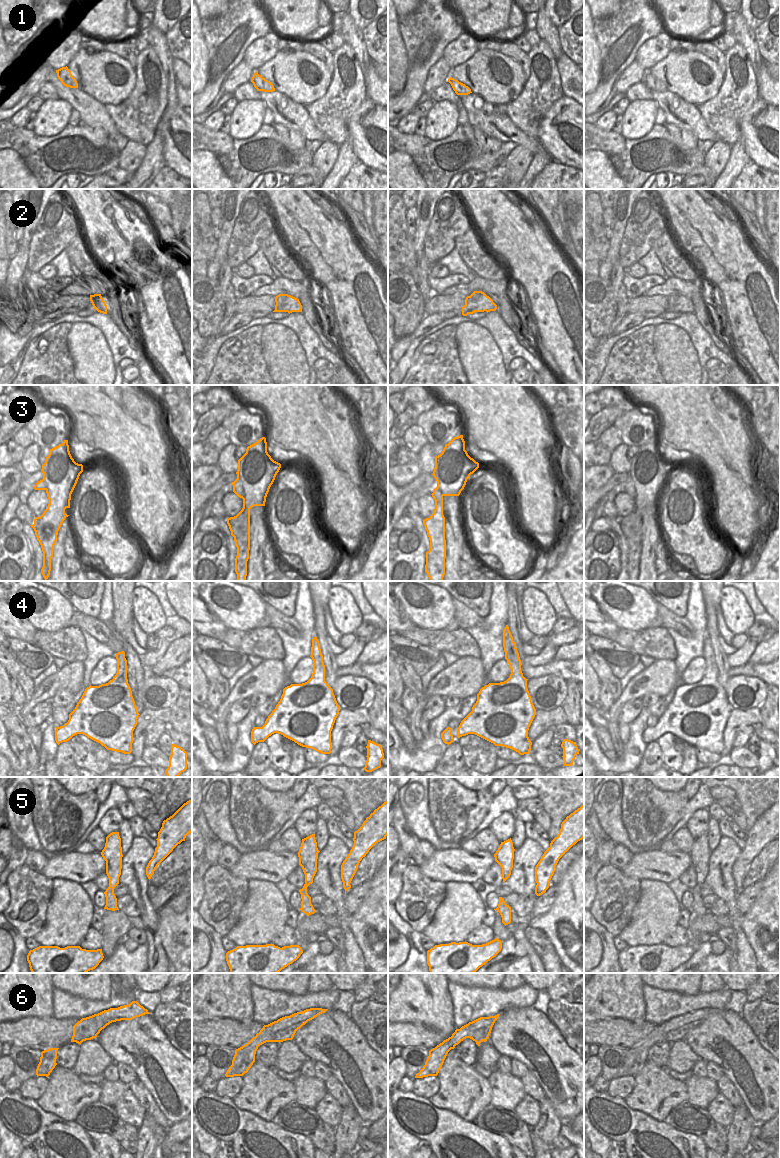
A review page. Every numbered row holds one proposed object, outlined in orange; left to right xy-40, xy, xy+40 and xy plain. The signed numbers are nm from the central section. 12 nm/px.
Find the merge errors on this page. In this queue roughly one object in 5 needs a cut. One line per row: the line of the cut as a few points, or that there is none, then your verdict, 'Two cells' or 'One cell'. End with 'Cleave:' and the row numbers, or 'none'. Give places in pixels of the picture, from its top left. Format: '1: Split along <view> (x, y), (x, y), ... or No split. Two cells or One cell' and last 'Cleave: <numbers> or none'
1: No split. One cell
2: Split along xy+40 (484, 293), (476, 299), (470, 296). Two cells
3: Split along xy (242, 508), (241, 535), (239, 537), (249, 542). Two cells
4: No split. One cell
5: No split. One cell
6: No split. One cell
Cleave: 2, 3.

